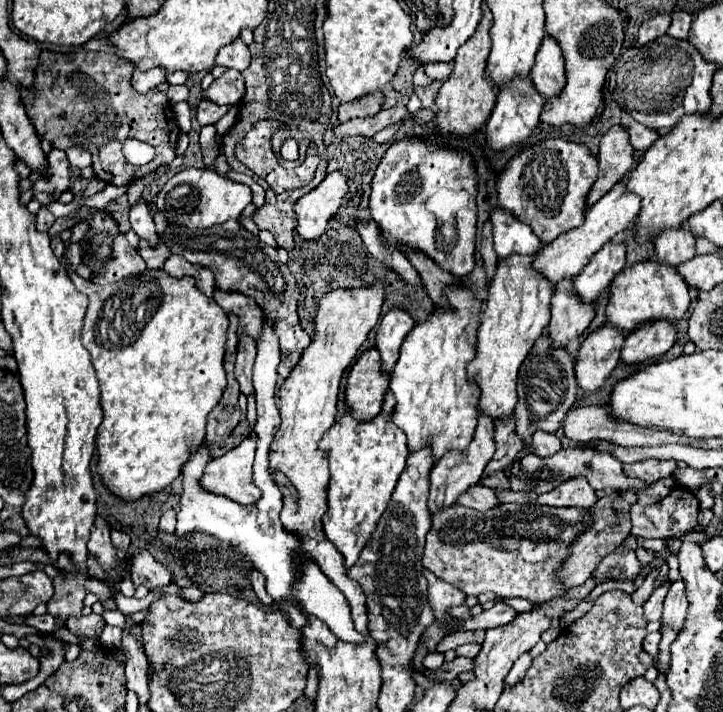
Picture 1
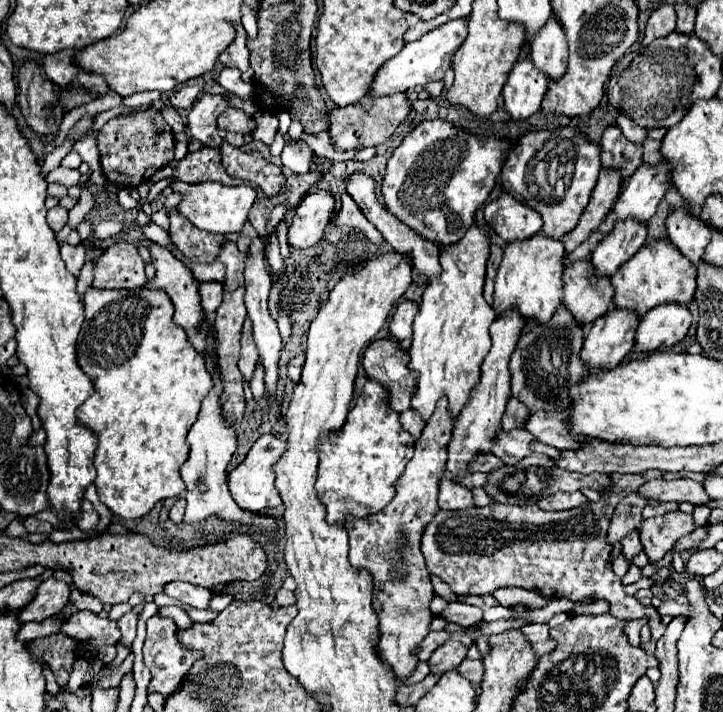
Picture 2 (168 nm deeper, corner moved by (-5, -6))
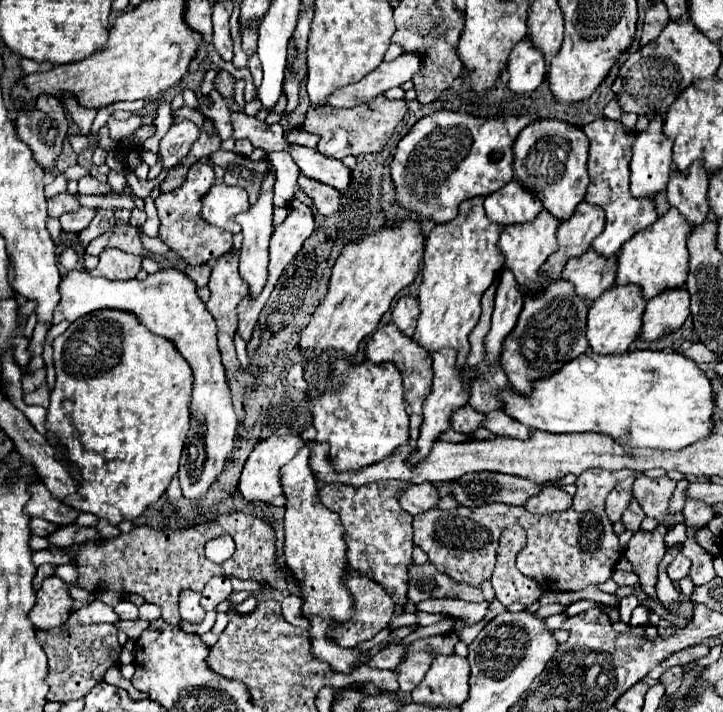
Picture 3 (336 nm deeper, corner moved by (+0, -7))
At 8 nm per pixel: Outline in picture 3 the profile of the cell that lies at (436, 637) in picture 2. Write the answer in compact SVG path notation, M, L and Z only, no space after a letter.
M390 644L386 648L382 648L372 660L370 666L372 668L396 668L396 664L400 664L400 660L404 660L404 652L406 652L406 644Z

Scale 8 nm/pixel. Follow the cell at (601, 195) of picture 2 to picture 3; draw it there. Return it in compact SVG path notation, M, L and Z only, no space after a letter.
M580 202L572 218L560 224L558 228L560 248L558 252L552 254L552 258L548 258L548 262L544 264L544 272L548 272L552 280L560 280L560 272L566 266L566 262L574 256L584 254L592 246L592 240L600 236L600 232L604 230L604 222L606 218L602 208L588 202Z

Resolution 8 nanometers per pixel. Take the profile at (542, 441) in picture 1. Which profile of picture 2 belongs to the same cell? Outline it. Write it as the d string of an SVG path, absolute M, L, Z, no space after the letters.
M521 429L497 431L491 453L497 455L505 465L515 465L517 461L521 461L523 457L527 457L531 453L529 445L533 441L535 439L531 435L525 435L525 431L521 431Z

